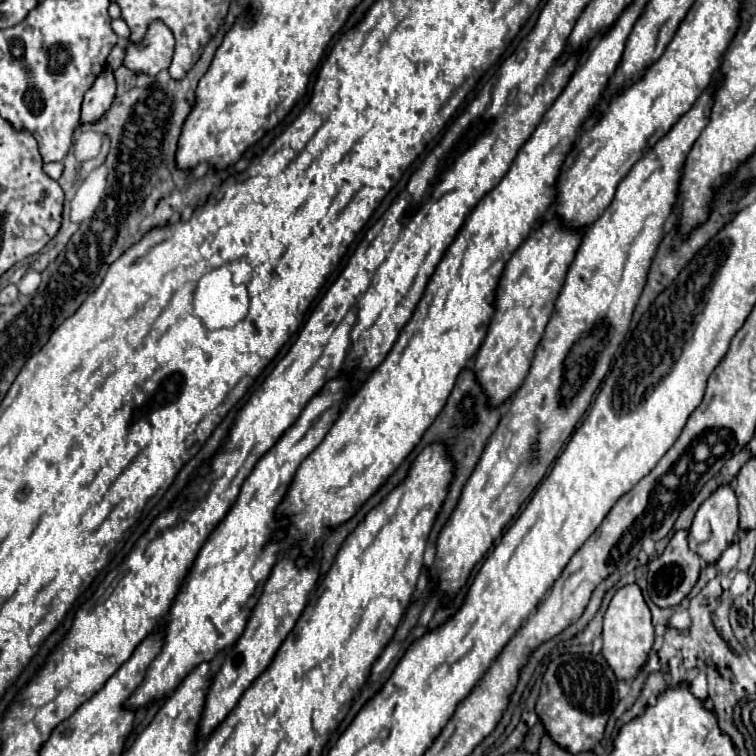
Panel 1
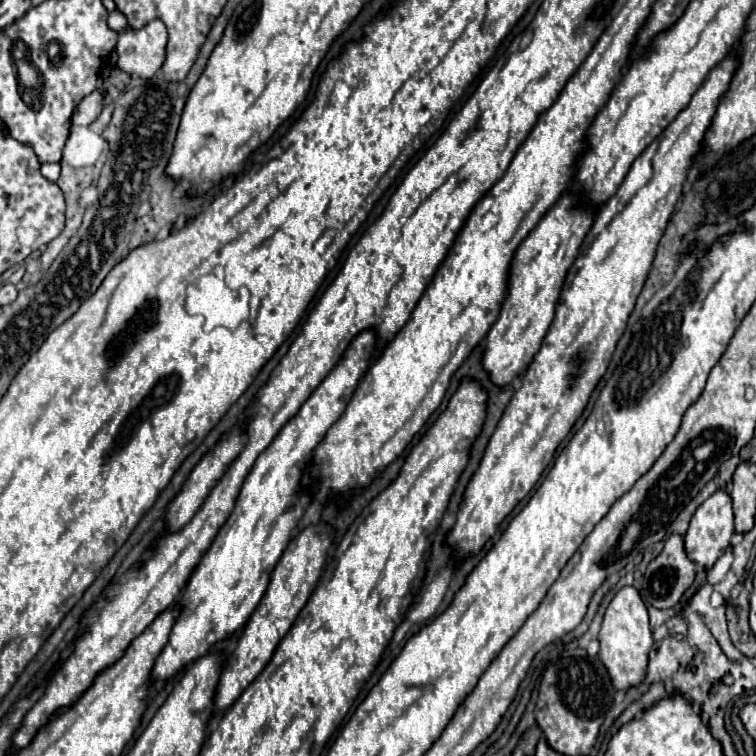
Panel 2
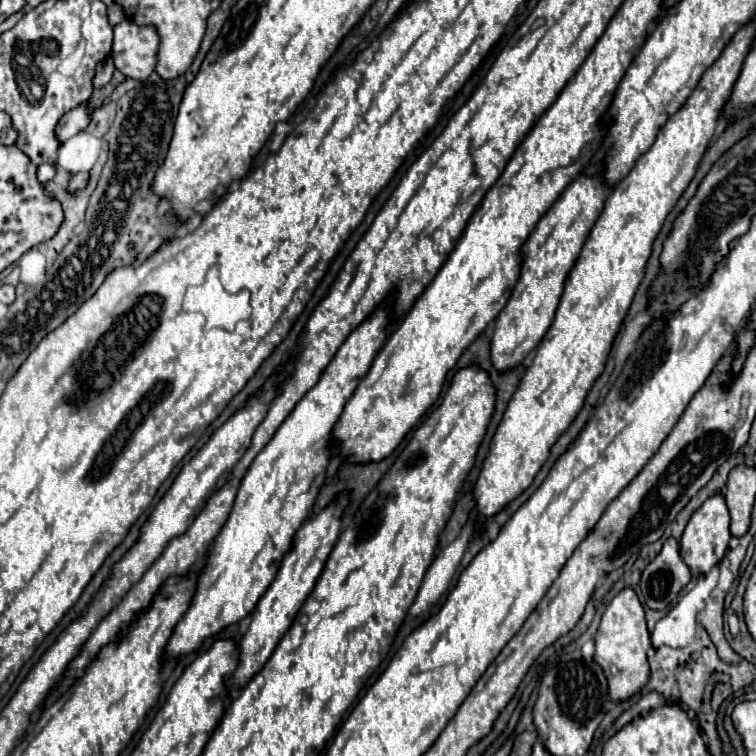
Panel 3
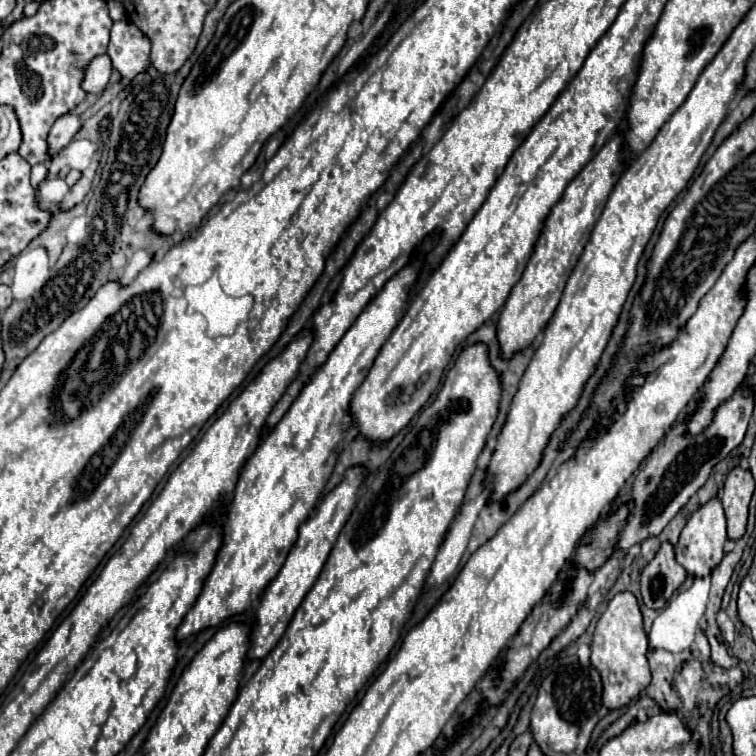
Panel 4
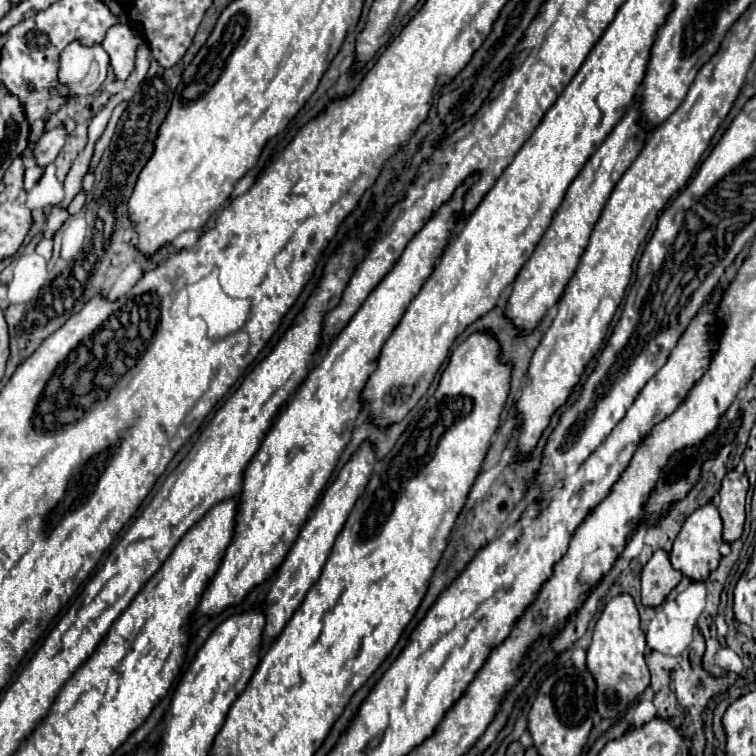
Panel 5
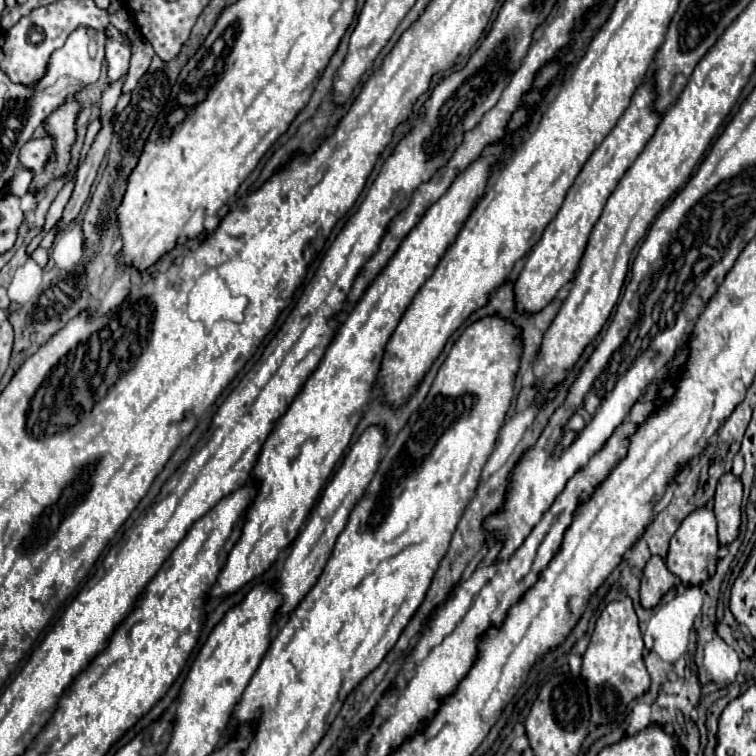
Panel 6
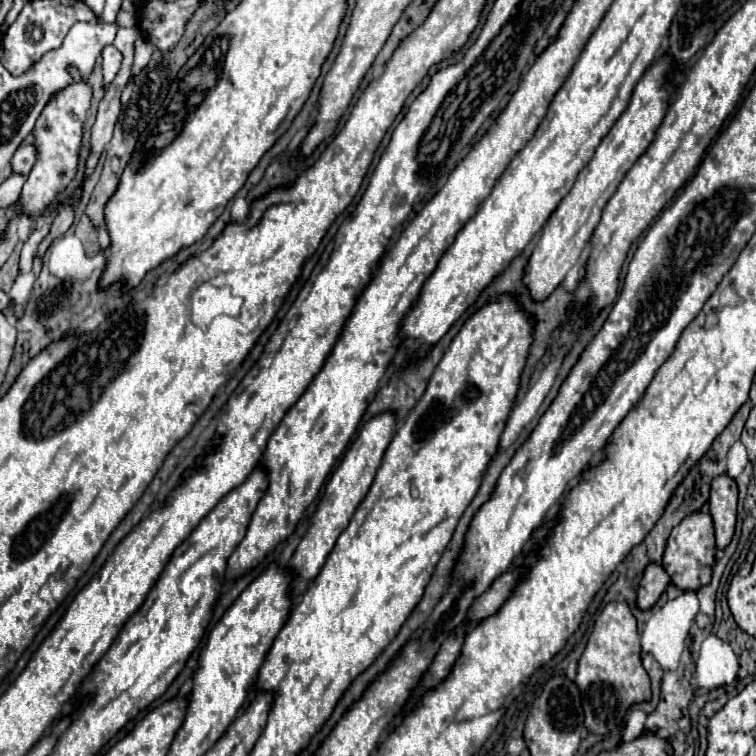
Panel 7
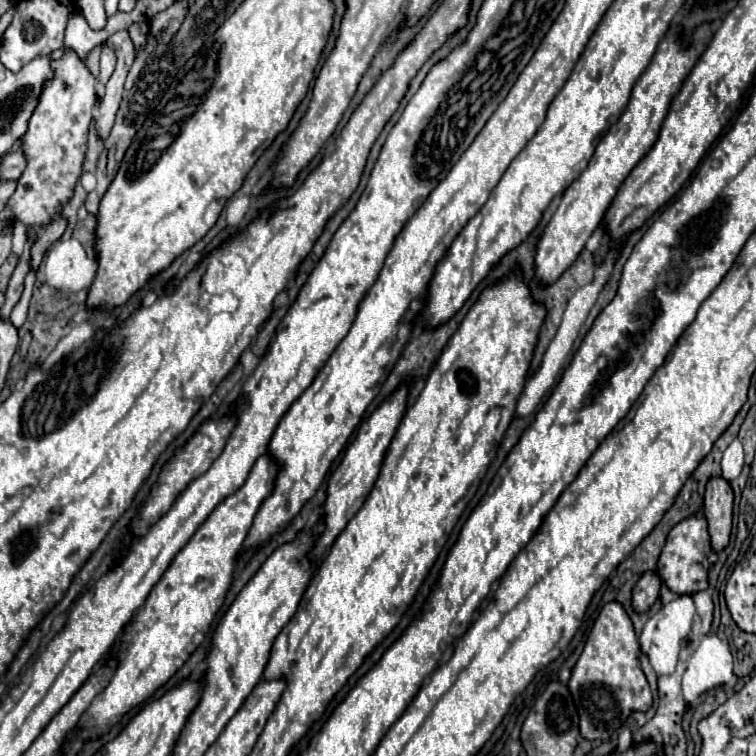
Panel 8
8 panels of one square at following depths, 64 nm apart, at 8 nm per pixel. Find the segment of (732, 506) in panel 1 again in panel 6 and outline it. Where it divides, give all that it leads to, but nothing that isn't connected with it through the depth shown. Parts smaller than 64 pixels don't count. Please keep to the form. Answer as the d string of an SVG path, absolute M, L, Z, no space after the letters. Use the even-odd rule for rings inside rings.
M708 506L698 508L682 522L682 526L676 530L676 534L670 540L670 550L668 550L668 556L666 556L668 570L672 574L676 574L678 580L684 582L684 584L692 584L692 586L702 584L716 572L718 548L720 548L720 542L718 542L716 514Z

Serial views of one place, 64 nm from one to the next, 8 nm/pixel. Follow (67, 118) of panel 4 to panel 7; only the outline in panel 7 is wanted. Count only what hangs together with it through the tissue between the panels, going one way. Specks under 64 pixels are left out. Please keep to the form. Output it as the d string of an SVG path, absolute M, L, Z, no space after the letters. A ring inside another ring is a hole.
M22 144L12 156L12 168L18 174L28 174L36 164L36 144Z

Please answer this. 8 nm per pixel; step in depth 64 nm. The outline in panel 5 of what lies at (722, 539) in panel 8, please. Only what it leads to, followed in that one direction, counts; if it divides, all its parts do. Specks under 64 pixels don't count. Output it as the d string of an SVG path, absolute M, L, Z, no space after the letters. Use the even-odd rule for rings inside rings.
M730 470L726 478L722 480L720 488L720 516L724 522L724 540L734 542L742 536L744 520L746 520L746 494L748 494L750 482L746 474L740 474L738 470Z

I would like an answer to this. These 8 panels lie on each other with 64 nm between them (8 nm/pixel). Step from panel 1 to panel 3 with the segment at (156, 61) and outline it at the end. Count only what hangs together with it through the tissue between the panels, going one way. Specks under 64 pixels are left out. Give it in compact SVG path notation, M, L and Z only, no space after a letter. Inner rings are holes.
M130 20L114 26L112 60L114 66L128 78L144 80L156 68L156 50L160 34L156 26L136 26Z

